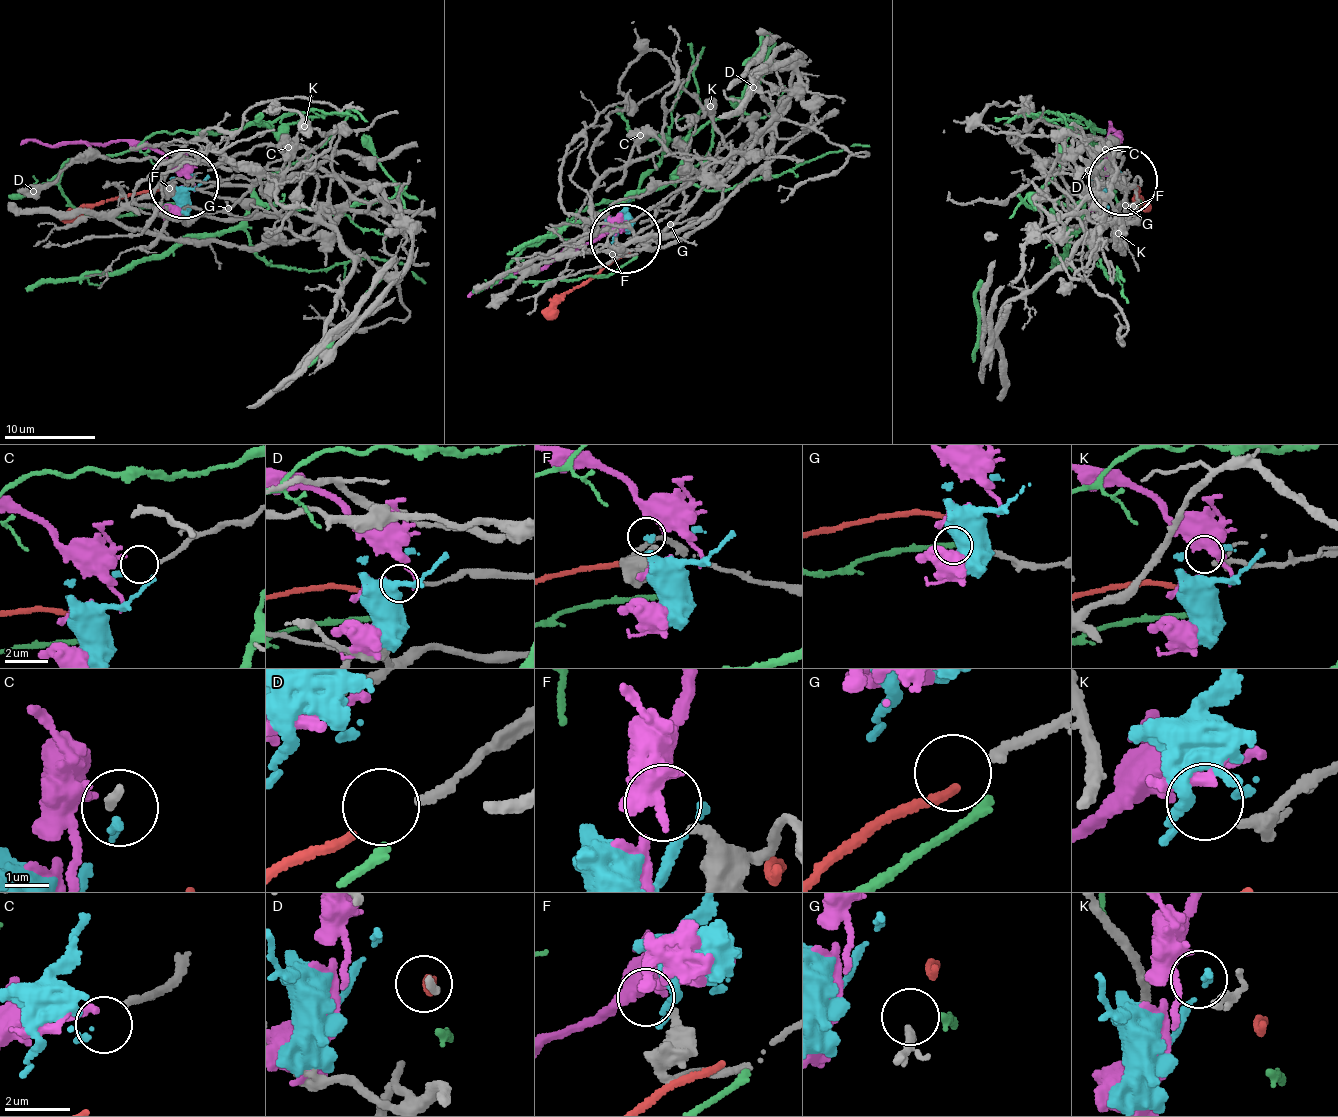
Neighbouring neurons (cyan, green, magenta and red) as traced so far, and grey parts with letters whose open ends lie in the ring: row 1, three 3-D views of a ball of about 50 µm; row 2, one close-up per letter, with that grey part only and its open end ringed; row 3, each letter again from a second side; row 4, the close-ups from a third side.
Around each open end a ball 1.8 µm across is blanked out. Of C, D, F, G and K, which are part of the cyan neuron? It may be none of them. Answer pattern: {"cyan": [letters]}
{"cyan": ["C"]}

